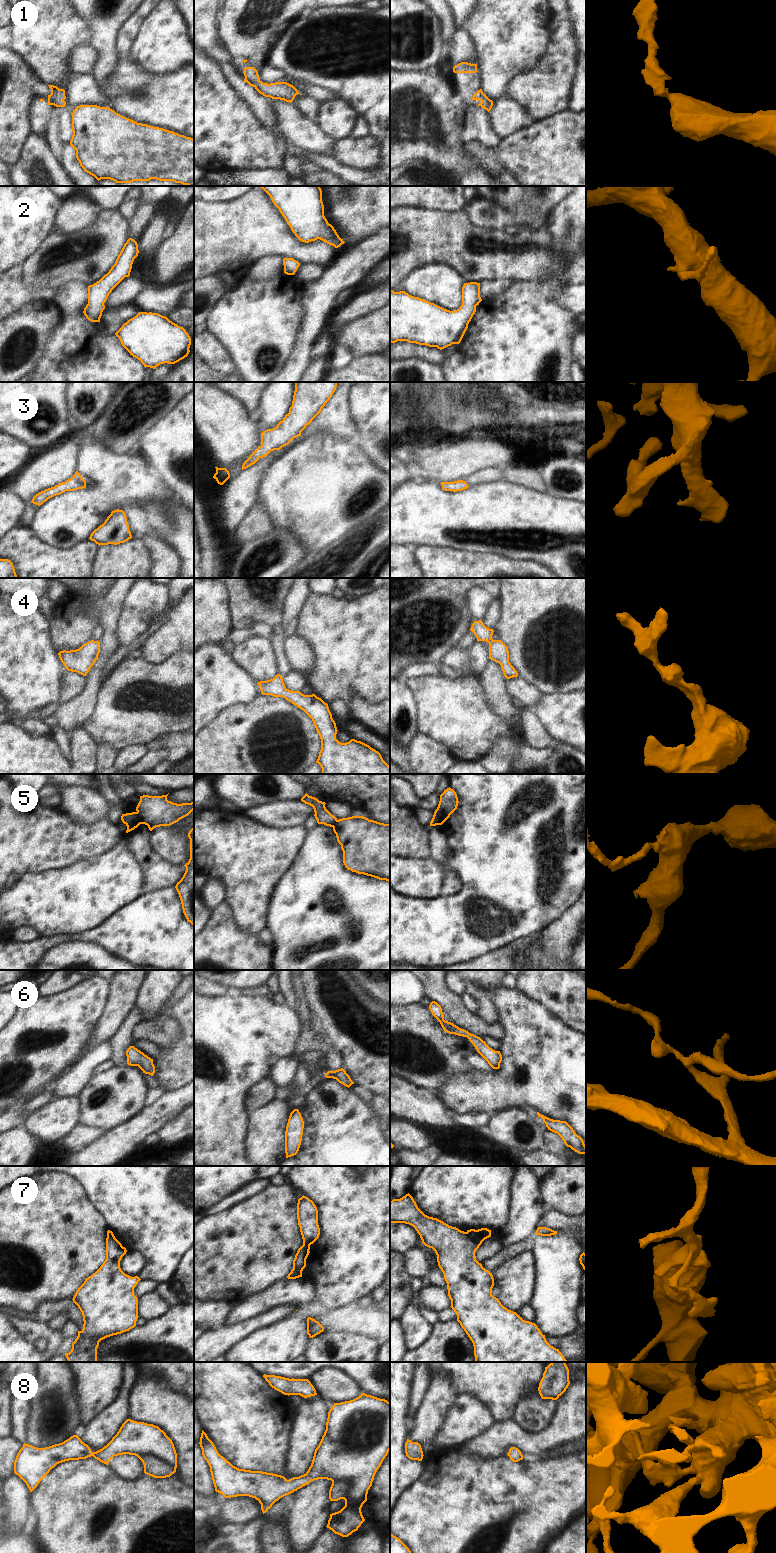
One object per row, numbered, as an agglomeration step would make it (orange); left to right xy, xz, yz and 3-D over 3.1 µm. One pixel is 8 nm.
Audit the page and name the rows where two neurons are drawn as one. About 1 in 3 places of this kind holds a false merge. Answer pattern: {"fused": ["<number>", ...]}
{"fused": ["5", "7"]}

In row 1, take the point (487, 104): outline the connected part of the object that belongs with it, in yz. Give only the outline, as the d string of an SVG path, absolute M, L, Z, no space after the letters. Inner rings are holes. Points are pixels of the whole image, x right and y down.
M482 89L478 90L473 97L471 98L472 100L478 100L481 103L478 104L478 106L481 106L482 108L484 108L485 110L487 110L488 112L491 110L492 106L493 106L493 101L490 100L482 91Z

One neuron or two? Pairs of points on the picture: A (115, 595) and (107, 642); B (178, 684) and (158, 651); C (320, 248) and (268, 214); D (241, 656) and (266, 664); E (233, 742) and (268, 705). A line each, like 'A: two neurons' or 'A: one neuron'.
A: one neuron
B: two neurons
C: one neuron
D: one neuron
E: one neuron

